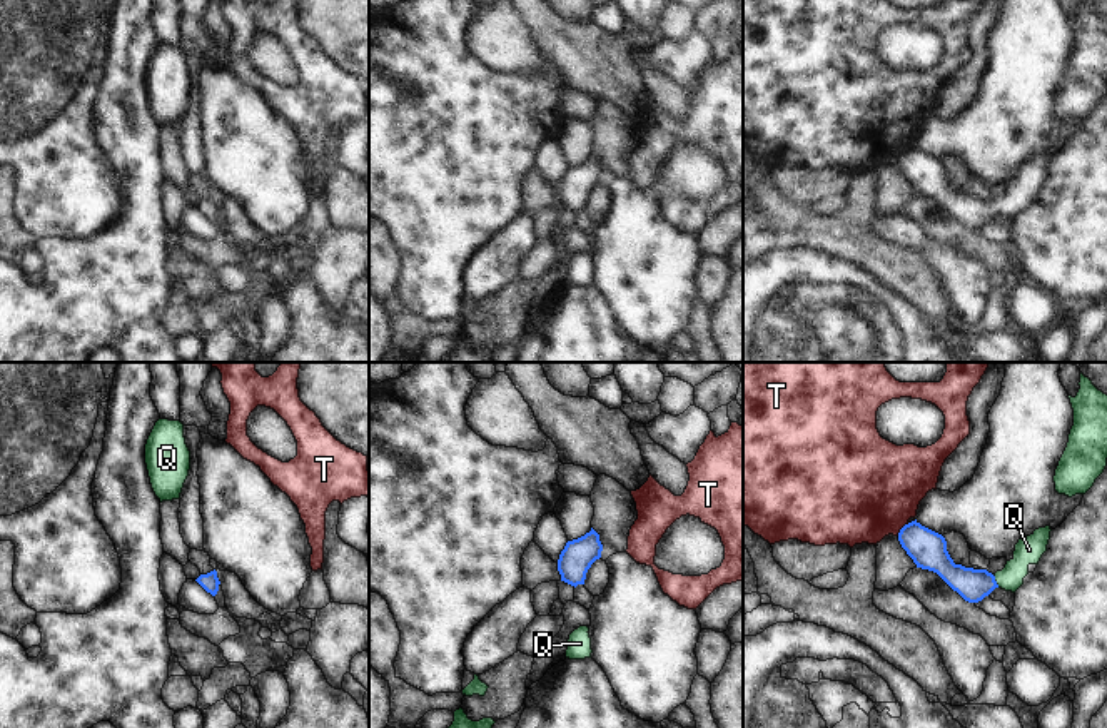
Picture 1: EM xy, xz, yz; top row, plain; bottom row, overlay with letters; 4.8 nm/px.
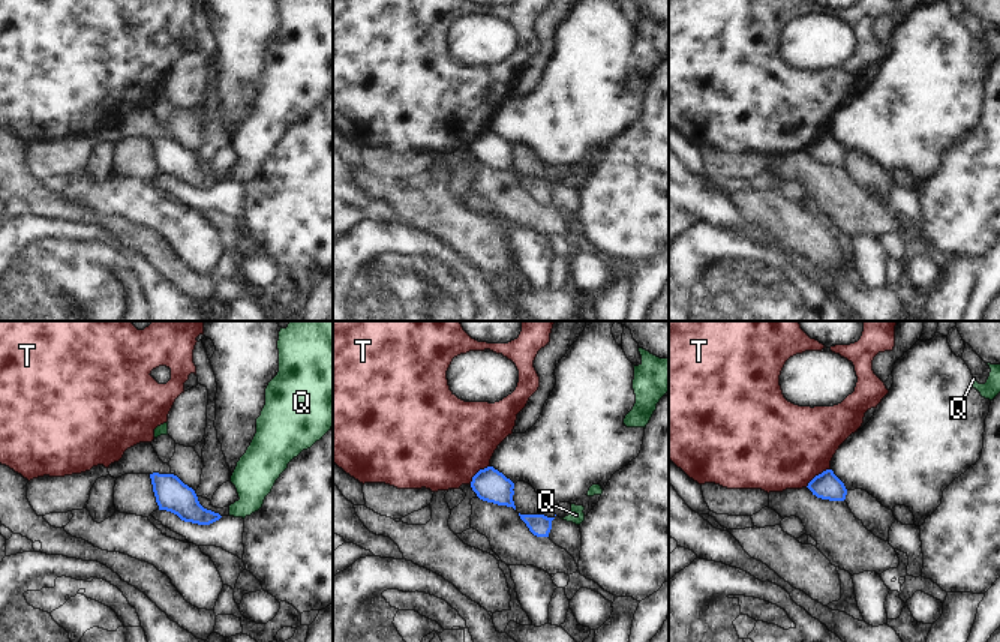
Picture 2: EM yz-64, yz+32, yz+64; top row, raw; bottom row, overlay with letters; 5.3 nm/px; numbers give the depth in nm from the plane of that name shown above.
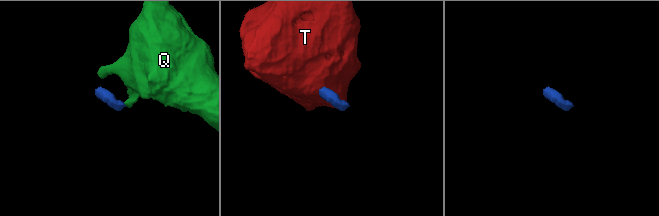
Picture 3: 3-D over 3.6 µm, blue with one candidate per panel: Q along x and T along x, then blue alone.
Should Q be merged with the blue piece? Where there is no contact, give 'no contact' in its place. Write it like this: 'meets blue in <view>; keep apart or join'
meets blue in yz; join

